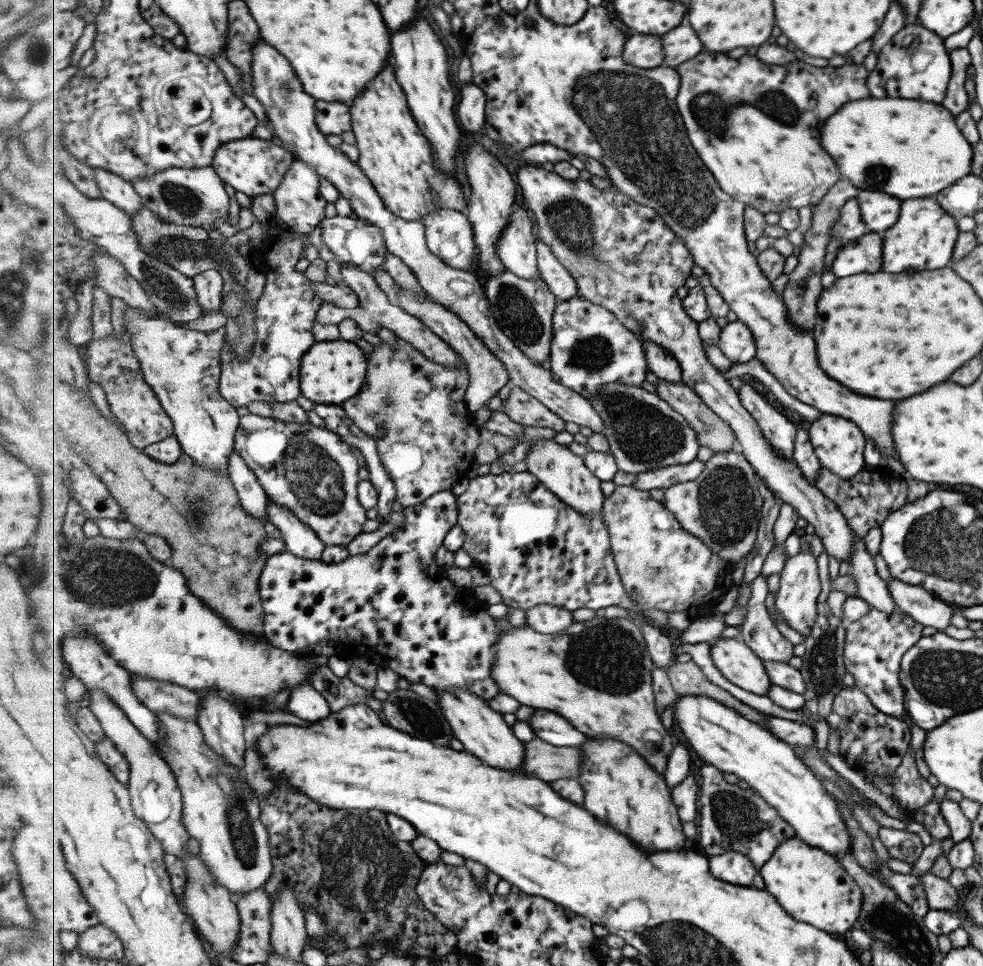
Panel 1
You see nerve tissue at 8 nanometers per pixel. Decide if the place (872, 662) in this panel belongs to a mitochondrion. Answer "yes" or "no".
no

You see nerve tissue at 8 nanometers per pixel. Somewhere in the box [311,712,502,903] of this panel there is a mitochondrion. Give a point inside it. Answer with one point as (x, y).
(360, 841)

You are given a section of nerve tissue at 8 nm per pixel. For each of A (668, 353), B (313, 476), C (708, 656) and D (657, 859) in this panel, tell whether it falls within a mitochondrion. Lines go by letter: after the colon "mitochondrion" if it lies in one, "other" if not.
A: other
B: mitochondrion
C: other
D: other

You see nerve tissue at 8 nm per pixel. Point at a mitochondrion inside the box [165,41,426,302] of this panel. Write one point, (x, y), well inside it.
(284, 90)

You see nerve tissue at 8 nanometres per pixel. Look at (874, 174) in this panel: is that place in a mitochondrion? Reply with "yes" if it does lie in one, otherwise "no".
yes

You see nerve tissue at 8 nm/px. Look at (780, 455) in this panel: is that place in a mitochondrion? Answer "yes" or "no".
no

